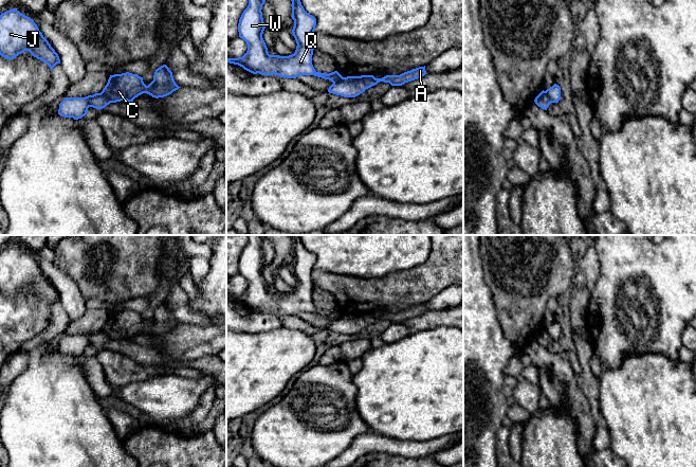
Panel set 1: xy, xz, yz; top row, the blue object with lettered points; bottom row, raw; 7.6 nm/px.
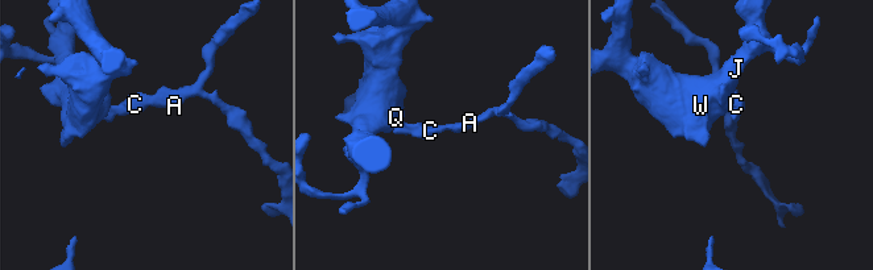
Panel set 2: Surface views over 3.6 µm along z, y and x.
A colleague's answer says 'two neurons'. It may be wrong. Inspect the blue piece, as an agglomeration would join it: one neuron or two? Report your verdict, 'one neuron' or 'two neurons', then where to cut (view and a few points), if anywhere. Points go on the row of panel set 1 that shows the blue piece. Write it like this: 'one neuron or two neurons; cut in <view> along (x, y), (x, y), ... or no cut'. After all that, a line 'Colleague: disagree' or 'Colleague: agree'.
two neurons; cut in yz along (545, 91), (551, 102)
Colleague: agree

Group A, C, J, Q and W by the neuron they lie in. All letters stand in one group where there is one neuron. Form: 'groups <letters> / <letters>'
groups A C / J Q W

